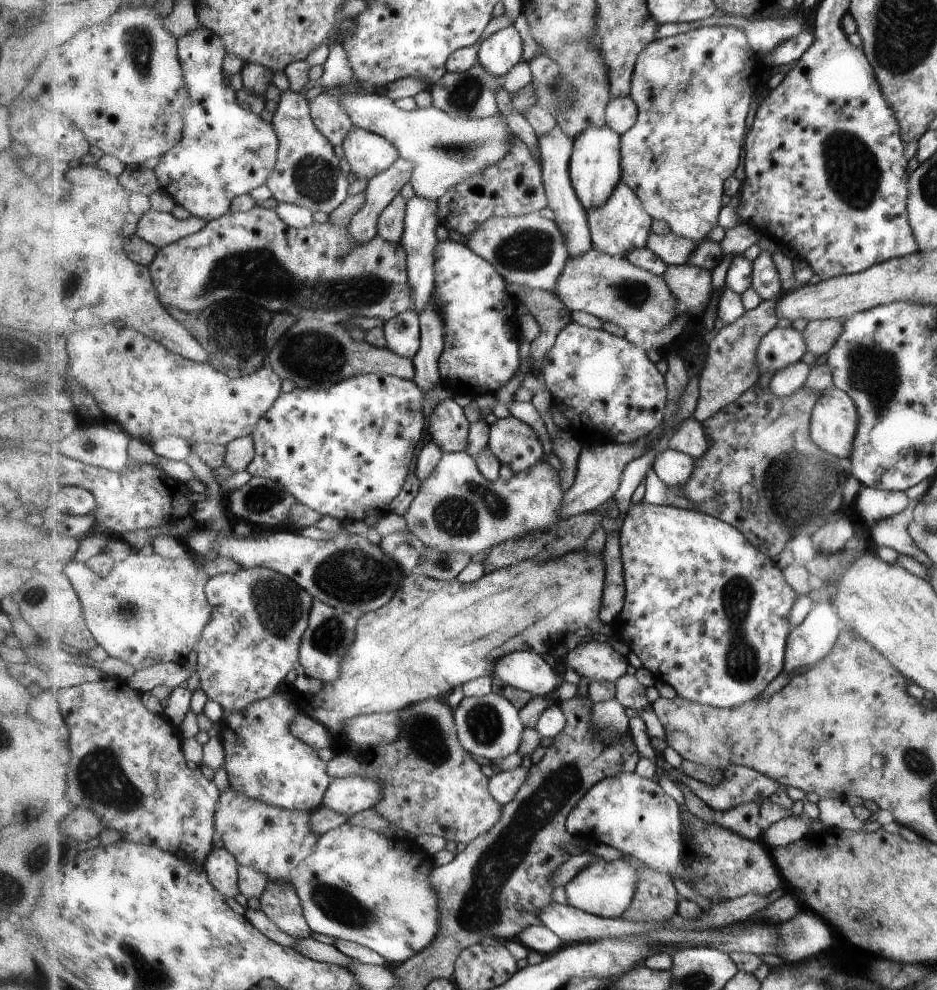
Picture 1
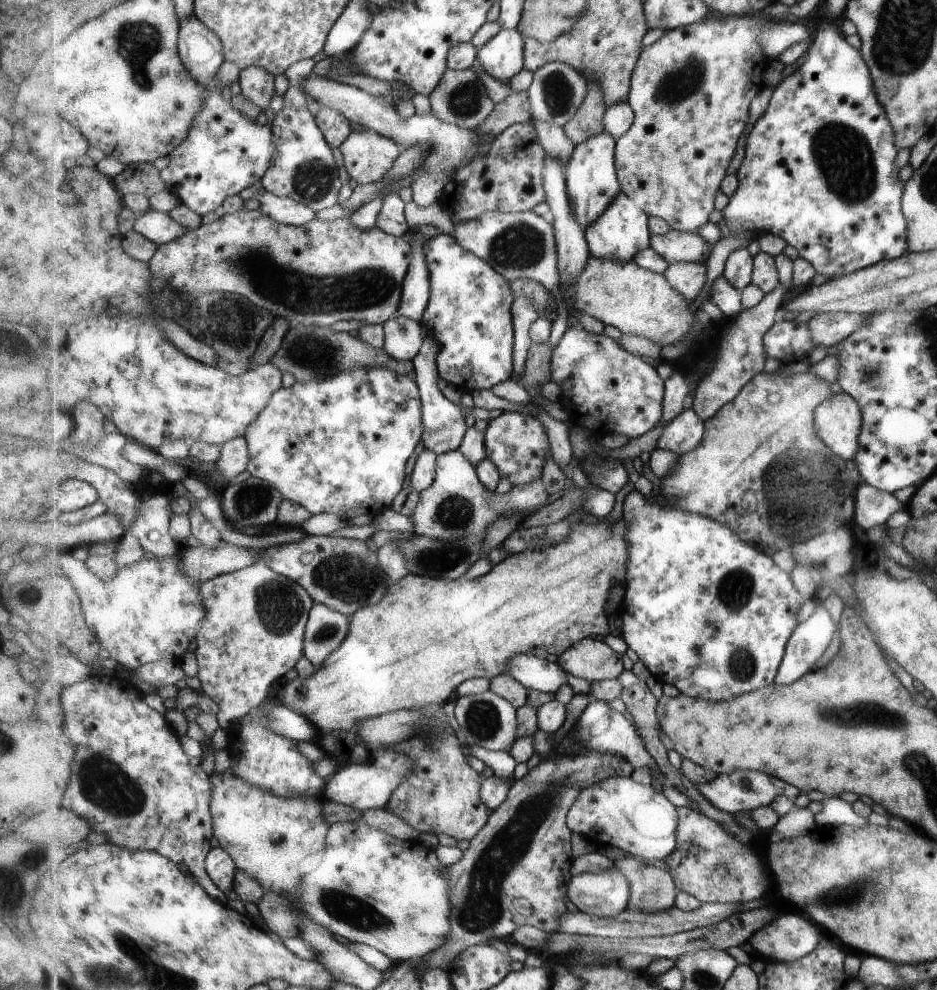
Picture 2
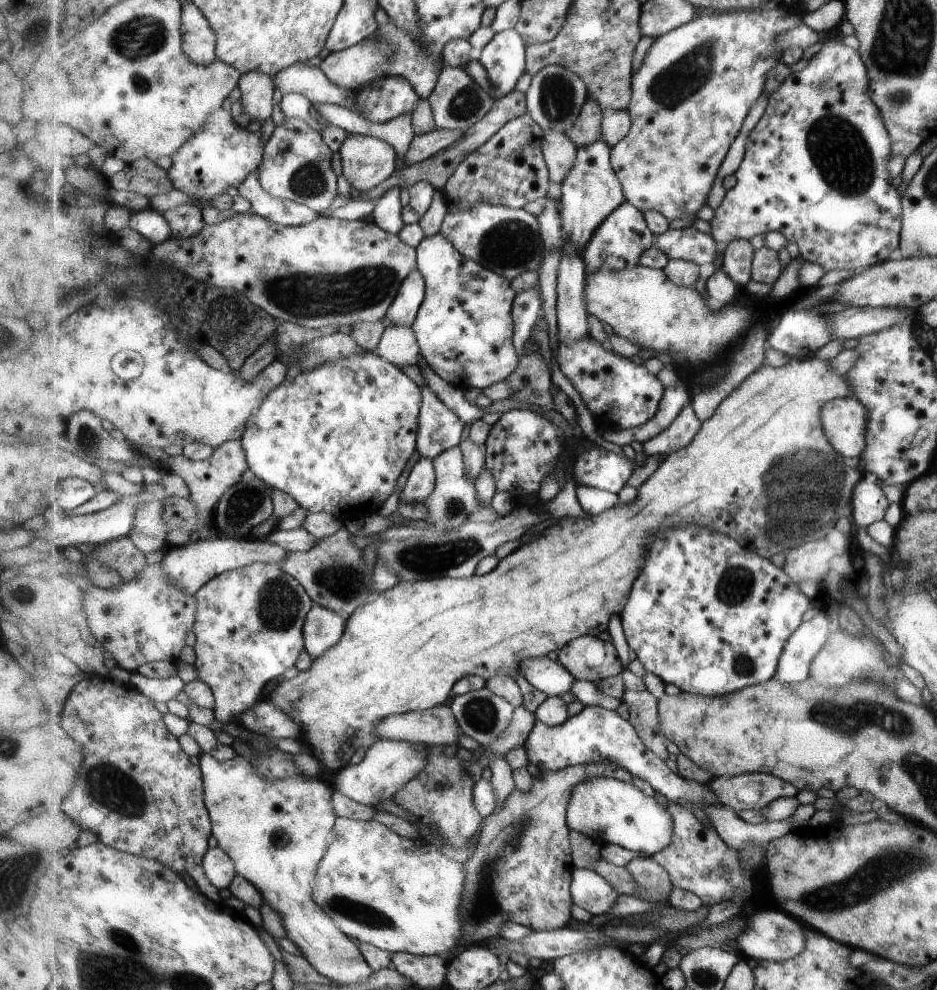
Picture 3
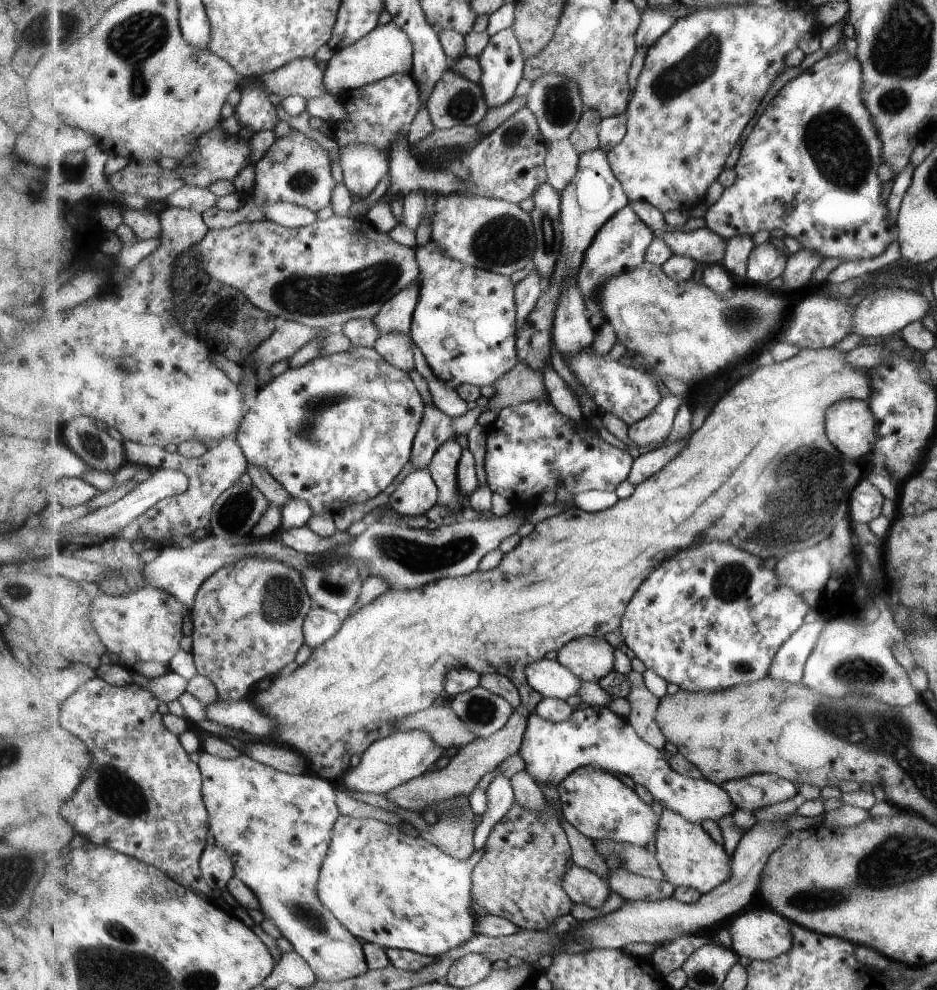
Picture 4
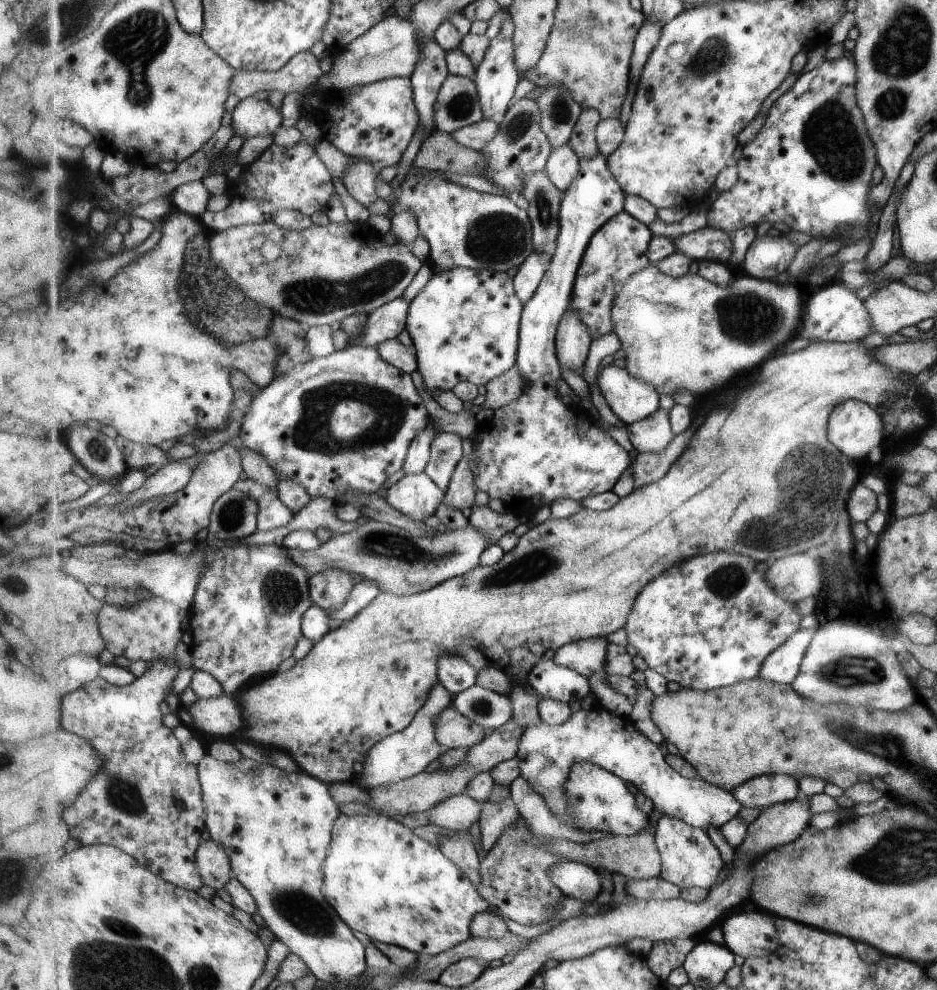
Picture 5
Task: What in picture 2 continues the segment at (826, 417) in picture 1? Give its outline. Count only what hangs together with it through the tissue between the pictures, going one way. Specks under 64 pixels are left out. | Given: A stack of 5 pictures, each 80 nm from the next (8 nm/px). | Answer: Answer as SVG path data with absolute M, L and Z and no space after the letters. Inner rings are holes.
M840 388L816 408L817 432L824 443L845 460L854 460L861 426L860 405Z

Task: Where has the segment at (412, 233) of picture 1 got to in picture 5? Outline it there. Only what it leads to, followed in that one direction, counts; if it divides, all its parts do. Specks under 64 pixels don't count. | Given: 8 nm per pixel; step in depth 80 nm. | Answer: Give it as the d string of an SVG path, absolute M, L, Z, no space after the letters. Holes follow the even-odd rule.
M399 298L373 311L362 335L352 338L350 346L378 348L382 342L398 338L398 334L406 329L410 306L410 302Z

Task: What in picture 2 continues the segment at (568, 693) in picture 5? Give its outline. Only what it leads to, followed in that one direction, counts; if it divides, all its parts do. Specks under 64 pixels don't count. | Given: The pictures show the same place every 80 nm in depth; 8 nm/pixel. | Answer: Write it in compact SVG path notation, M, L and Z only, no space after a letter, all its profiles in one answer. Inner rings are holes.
M521 653L509 665L509 673L529 690L538 690L554 695L561 686L568 684L568 672L557 662L548 662L545 657Z

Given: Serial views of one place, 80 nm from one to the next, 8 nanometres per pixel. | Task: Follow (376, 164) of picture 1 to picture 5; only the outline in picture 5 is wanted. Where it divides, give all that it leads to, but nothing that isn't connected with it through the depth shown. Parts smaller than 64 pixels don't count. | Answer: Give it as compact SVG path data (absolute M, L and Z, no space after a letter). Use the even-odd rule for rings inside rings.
M351 157L352 166L345 173L344 185L353 198L363 207L371 206L380 195L376 186L378 169L371 161Z

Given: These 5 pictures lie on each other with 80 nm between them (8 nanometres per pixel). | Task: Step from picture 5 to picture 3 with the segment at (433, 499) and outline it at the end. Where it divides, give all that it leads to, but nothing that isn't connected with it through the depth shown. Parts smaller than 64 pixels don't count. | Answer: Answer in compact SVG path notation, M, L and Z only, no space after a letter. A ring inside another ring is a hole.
M421 457L412 469L399 496L399 504L425 503L436 487L434 459Z

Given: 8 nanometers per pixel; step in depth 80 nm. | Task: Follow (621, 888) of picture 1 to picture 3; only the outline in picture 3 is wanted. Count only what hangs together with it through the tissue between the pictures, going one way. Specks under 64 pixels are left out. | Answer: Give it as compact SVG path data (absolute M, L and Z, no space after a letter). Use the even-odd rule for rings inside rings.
M576 869L572 876L574 904L588 911L591 916L609 912L620 893L593 869Z

